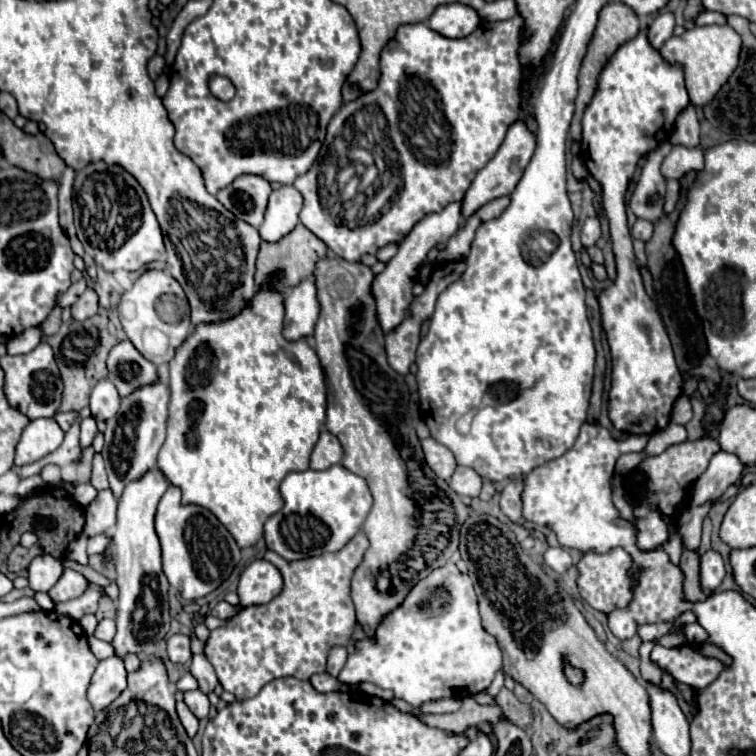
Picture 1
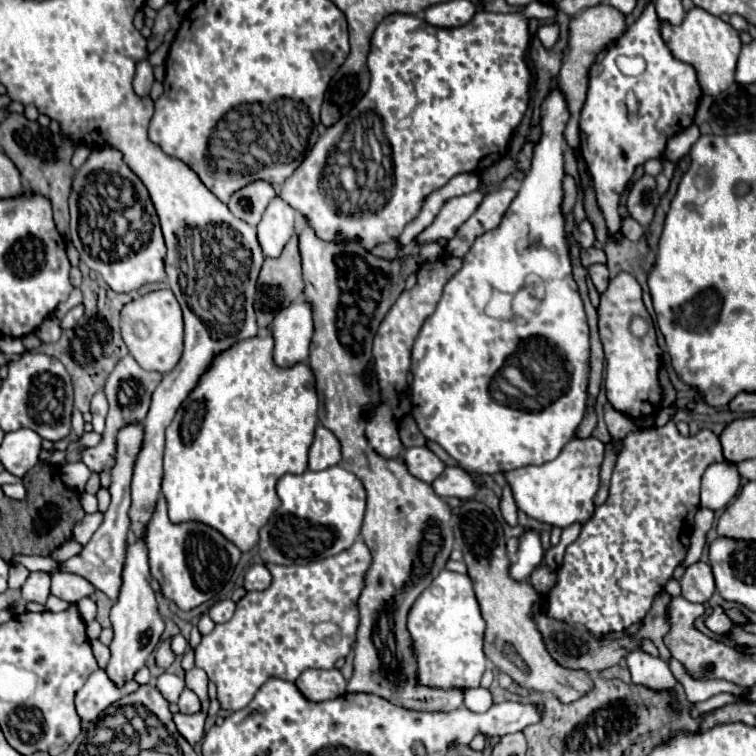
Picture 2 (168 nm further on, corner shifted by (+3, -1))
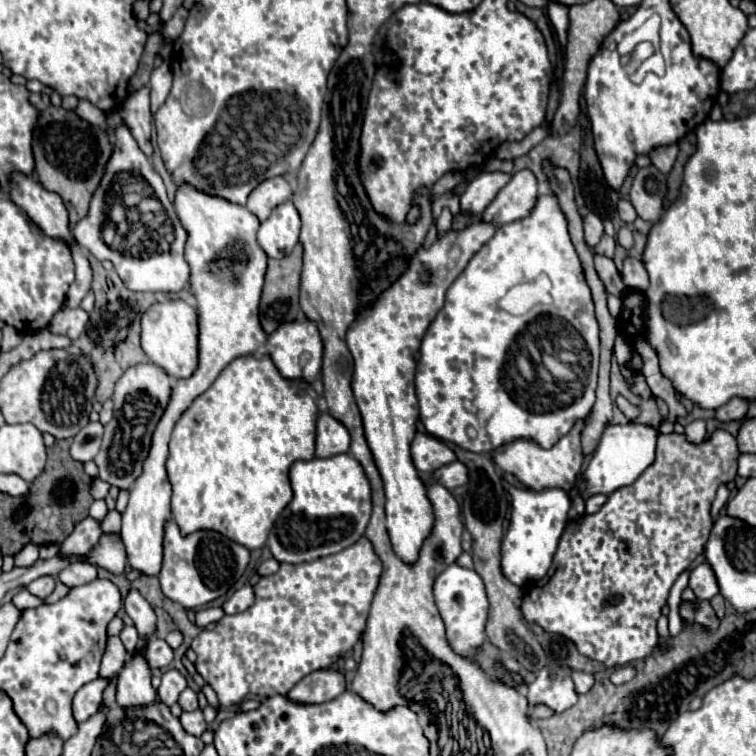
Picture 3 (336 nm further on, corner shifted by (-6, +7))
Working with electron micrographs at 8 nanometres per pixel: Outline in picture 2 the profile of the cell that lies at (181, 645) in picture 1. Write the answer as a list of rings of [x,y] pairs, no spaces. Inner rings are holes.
[[[166,639],[156,651],[156,665],[162,669],[168,669],[172,665],[172,661],[174,661],[174,653],[170,651],[170,639]]]

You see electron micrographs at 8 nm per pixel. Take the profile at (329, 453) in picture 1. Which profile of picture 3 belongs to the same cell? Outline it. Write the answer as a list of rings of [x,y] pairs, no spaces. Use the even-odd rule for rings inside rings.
[[[321,413],[317,419],[317,443],[315,455],[317,457],[333,457],[341,453],[349,453],[349,433],[343,423],[339,423],[329,413]]]

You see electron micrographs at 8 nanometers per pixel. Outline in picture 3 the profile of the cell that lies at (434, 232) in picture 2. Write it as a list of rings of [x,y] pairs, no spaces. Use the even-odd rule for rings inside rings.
[[[481,173],[477,175],[467,191],[461,195],[461,211],[469,213],[469,215],[479,215],[483,213],[483,209],[495,199],[495,195],[499,193],[499,189],[511,179],[511,175],[507,173]]]

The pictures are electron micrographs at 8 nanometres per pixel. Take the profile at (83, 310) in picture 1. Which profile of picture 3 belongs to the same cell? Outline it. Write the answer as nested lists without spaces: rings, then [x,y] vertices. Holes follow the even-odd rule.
[[[61,307],[59,313],[51,319],[49,331],[59,333],[59,335],[67,335],[69,339],[77,339],[85,331],[87,321],[89,321],[89,315],[81,307],[77,307],[77,309]]]

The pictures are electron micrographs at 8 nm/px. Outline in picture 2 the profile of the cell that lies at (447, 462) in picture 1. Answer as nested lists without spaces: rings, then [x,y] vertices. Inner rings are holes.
[[[410,447],[402,459],[408,471],[426,483],[432,483],[446,469],[446,465],[428,447]]]

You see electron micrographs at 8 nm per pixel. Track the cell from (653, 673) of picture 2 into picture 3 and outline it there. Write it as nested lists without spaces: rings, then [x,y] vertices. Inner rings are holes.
[[[717,429],[701,443],[687,441],[685,433],[657,433],[653,465],[649,465],[633,485],[625,485],[617,489],[617,493],[611,493],[597,513],[583,515],[565,527],[549,573],[545,579],[537,581],[523,599],[521,611],[525,619],[529,623],[539,623],[549,633],[569,637],[583,655],[607,667],[651,655],[659,645],[655,625],[661,607],[667,603],[669,589],[679,573],[703,551],[713,527],[709,515],[711,503],[717,487],[735,479],[739,455],[735,437],[725,429]]]

